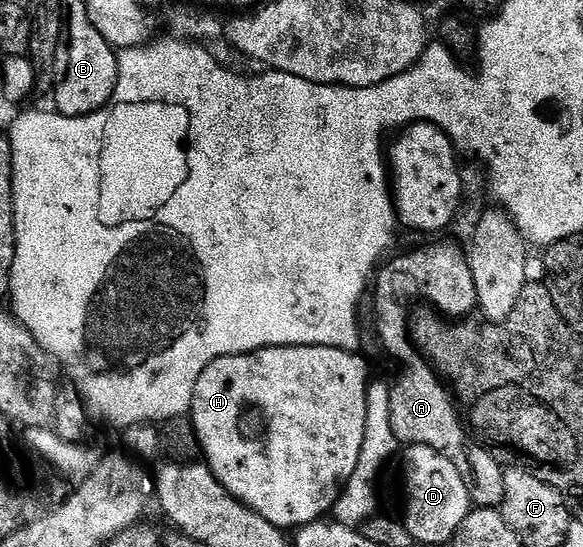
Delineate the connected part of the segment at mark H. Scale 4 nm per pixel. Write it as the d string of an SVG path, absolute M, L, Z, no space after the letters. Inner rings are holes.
M263 347L261 351L250 351L247 355L219 355L216 361L212 361L212 365L208 365L208 369L204 369L204 373L200 373L194 394L192 418L202 446L204 462L220 481L220 485L232 493L232 497L248 505L248 509L260 513L264 521L272 521L272 525L283 529L297 529L319 522L333 512L334 503L342 494L343 486L356 470L364 443L366 391L371 385L372 375L360 356L361 354L341 351L335 347Z

